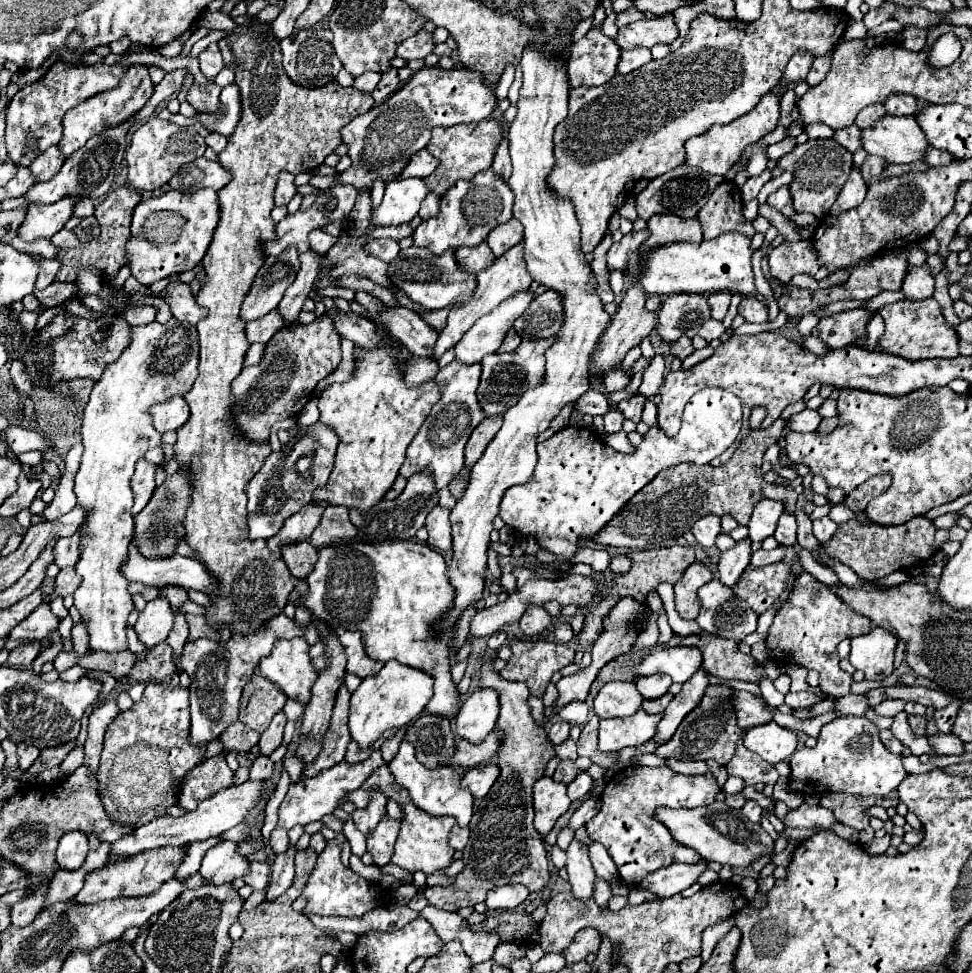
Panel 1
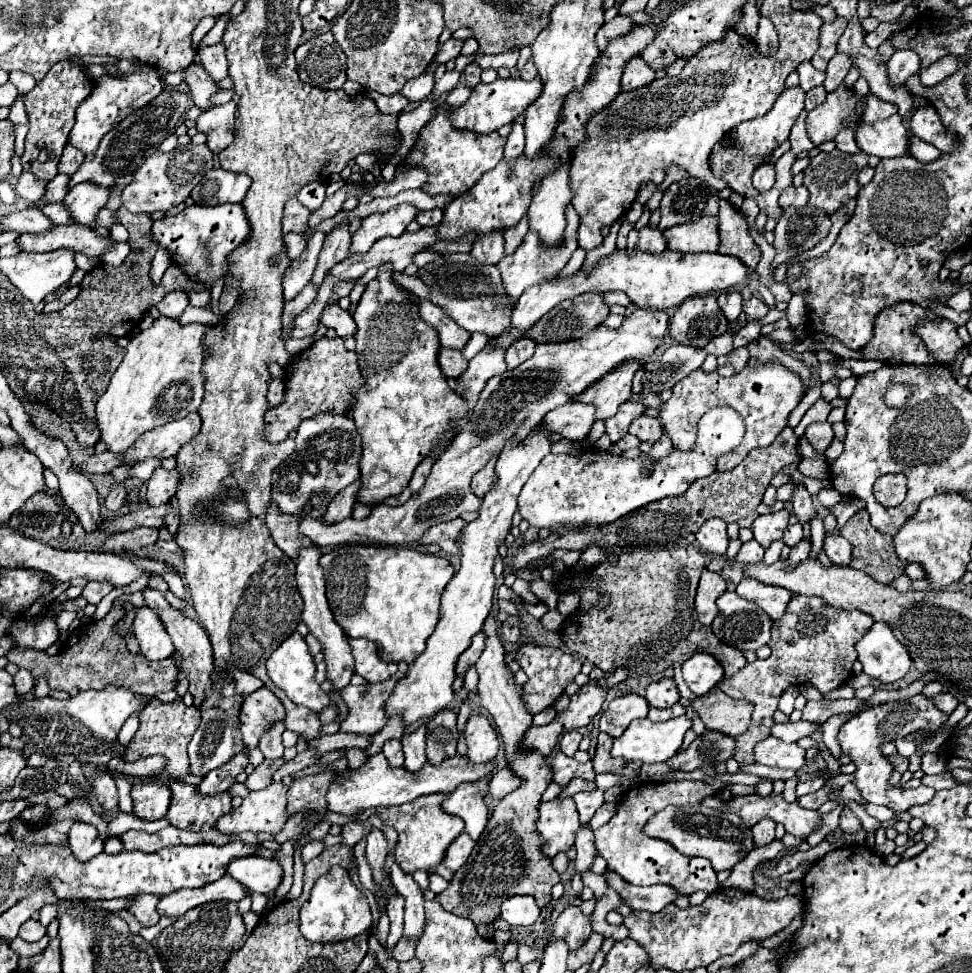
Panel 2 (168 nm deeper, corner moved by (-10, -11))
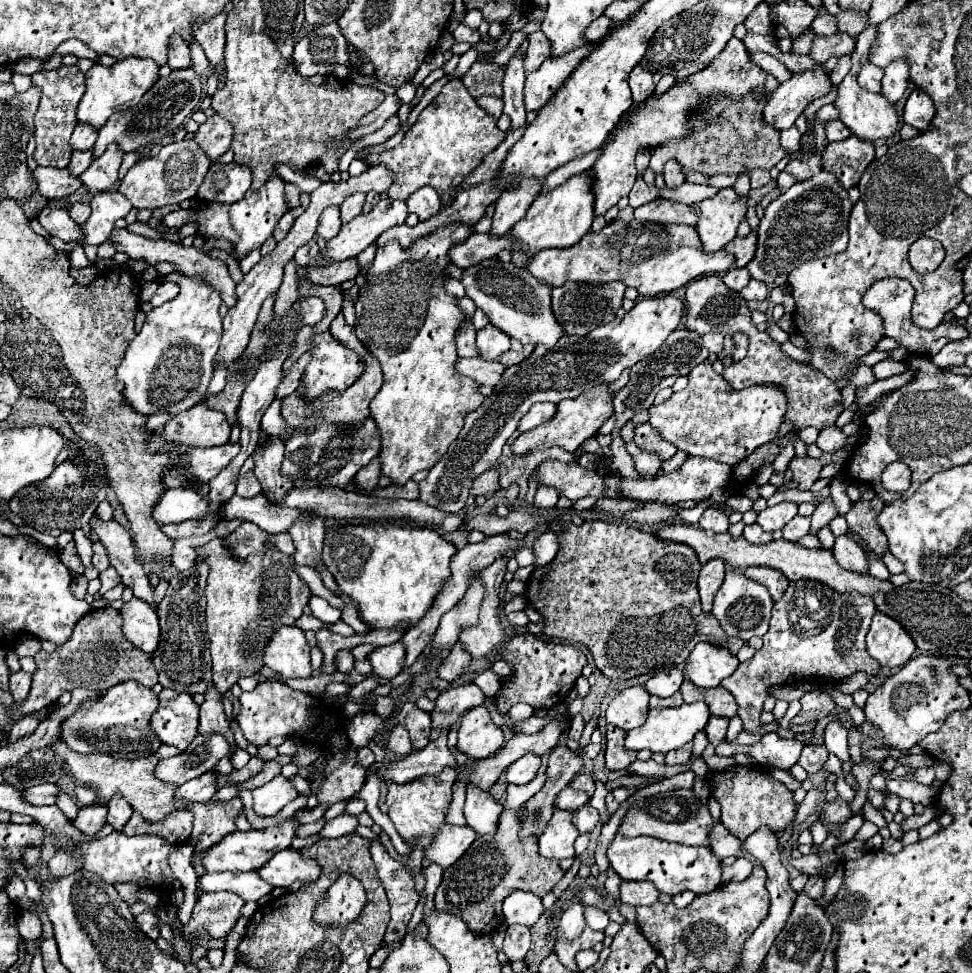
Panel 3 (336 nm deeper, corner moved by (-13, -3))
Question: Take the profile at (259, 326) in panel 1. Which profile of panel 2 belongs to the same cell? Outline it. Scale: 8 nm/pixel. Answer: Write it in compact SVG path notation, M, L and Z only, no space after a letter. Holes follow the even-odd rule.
M309 282L305 288L303 288L303 292L295 298L295 300L291 300L291 302L285 302L285 308L283 308L283 316L281 316L281 320L283 320L283 328L281 328L281 340L289 340L289 330L291 330L291 324L295 322L295 316L299 314L299 312L303 312L313 300L315 300L315 296L317 296L317 290L313 288L313 284Z

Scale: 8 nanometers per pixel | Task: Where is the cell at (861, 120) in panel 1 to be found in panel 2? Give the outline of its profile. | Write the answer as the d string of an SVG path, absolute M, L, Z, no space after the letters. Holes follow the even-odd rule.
M871 92L867 94L867 110L863 114L863 122L865 124L875 124L875 120L885 120L887 116L895 114L897 108L889 102L883 102L879 98L875 98Z

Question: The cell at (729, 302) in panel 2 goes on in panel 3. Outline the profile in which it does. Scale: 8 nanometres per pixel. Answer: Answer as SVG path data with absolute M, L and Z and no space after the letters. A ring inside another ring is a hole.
M730 268L724 276L724 284L734 292L740 292L748 282L750 282L748 268Z

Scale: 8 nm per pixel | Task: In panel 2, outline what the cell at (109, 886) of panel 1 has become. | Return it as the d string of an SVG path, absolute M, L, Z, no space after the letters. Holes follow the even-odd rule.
M133 896L129 904L129 912L143 924L143 926L155 926L159 922L159 914L155 912L155 906L159 904L159 896Z

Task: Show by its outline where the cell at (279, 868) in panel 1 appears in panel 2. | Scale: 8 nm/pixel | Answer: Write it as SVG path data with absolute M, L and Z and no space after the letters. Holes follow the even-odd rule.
M307 842L301 850L301 858L303 858L303 864L307 864L309 860L313 860L315 856L319 856L323 852L323 842Z

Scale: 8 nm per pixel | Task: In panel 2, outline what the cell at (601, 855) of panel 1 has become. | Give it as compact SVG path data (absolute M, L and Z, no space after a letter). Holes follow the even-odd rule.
M607 870L603 872L607 884L617 890L617 894L629 904L633 910L647 910L647 912L659 912L665 906L673 904L675 898L679 898L679 892L671 888L669 884L655 884L655 886L633 886L627 884L619 874Z

